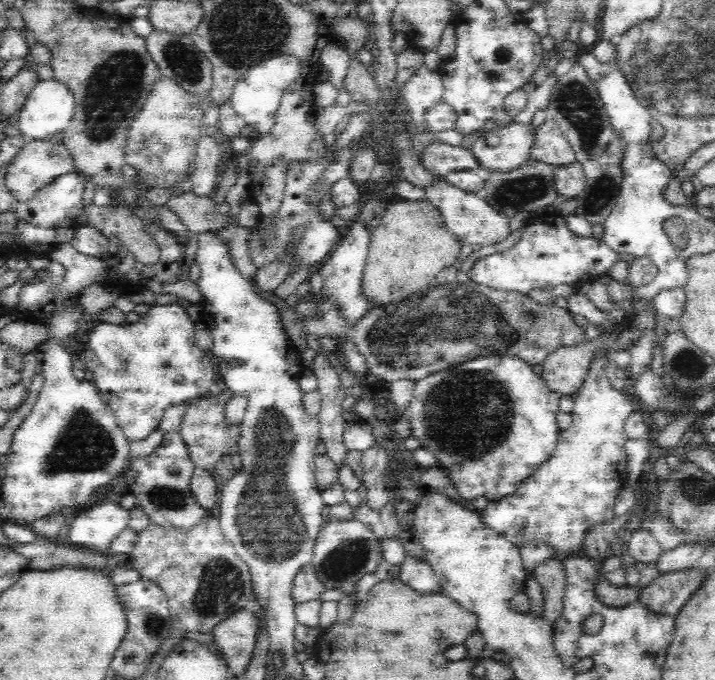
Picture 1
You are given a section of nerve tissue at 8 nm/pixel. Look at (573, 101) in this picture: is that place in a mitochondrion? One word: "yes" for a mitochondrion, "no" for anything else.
yes

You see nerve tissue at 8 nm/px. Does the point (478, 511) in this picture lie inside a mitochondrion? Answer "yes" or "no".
no

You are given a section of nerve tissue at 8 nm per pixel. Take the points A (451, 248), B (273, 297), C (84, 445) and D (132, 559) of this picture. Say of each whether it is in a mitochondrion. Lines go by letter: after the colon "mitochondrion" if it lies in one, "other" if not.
A: other
B: other
C: mitochondrion
D: other

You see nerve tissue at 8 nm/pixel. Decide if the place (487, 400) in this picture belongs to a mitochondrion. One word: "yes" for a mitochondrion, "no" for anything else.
yes

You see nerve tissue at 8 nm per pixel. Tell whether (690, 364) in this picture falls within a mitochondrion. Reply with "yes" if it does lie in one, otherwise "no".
yes

